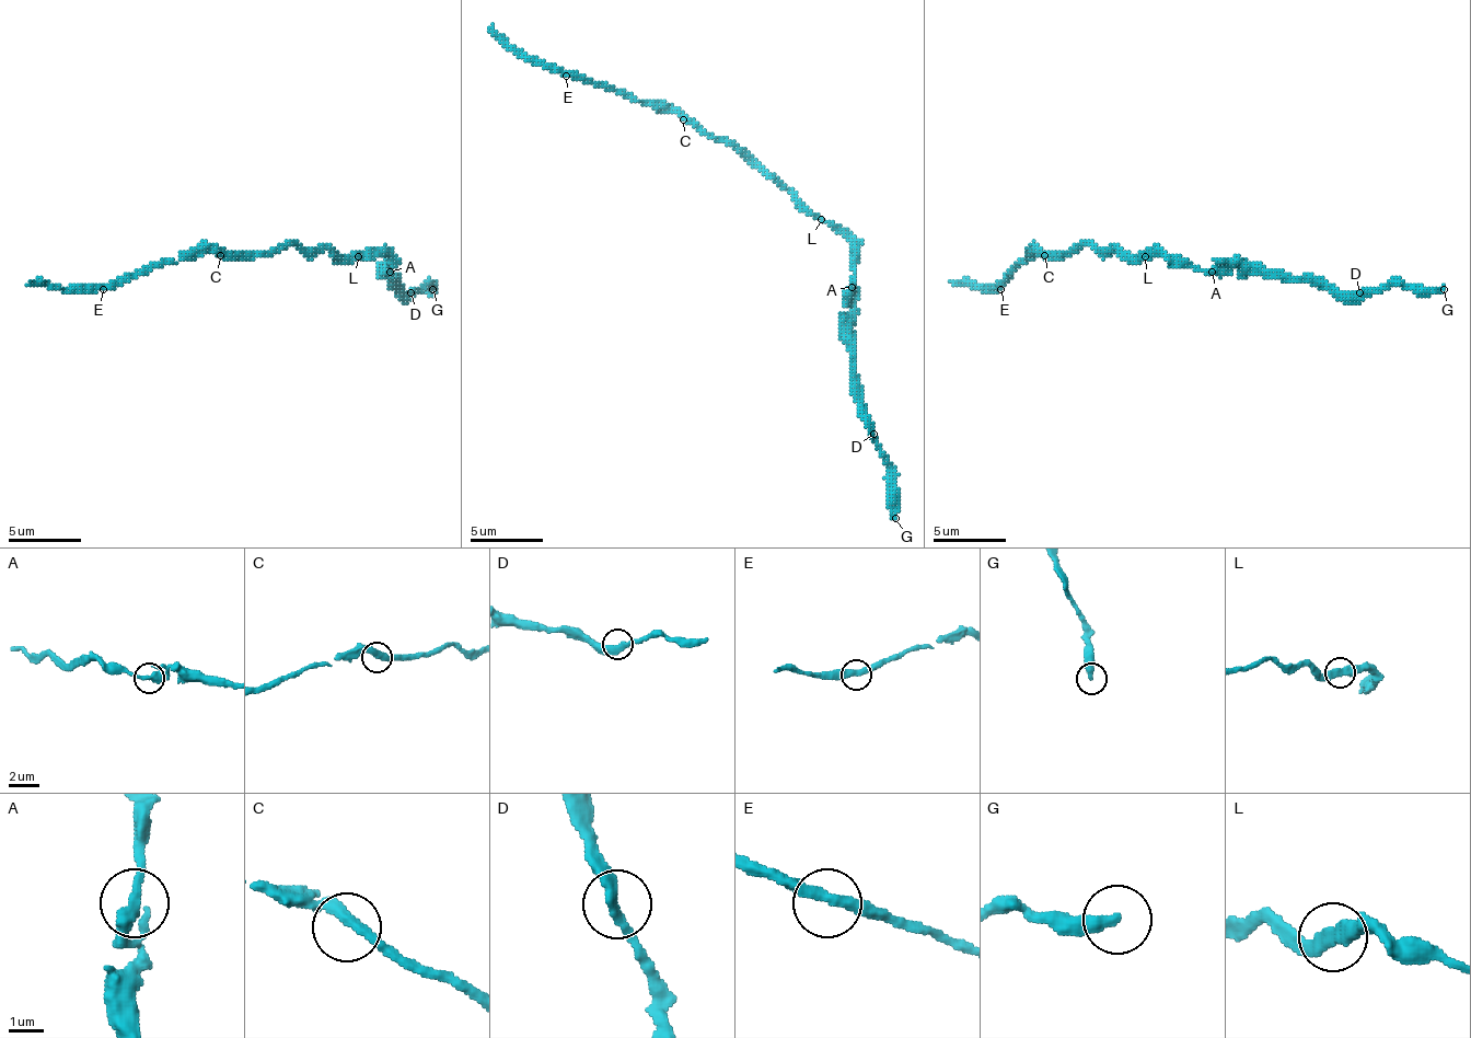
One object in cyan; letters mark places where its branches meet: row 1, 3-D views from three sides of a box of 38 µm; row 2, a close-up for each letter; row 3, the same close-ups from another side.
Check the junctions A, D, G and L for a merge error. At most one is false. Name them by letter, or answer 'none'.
none

